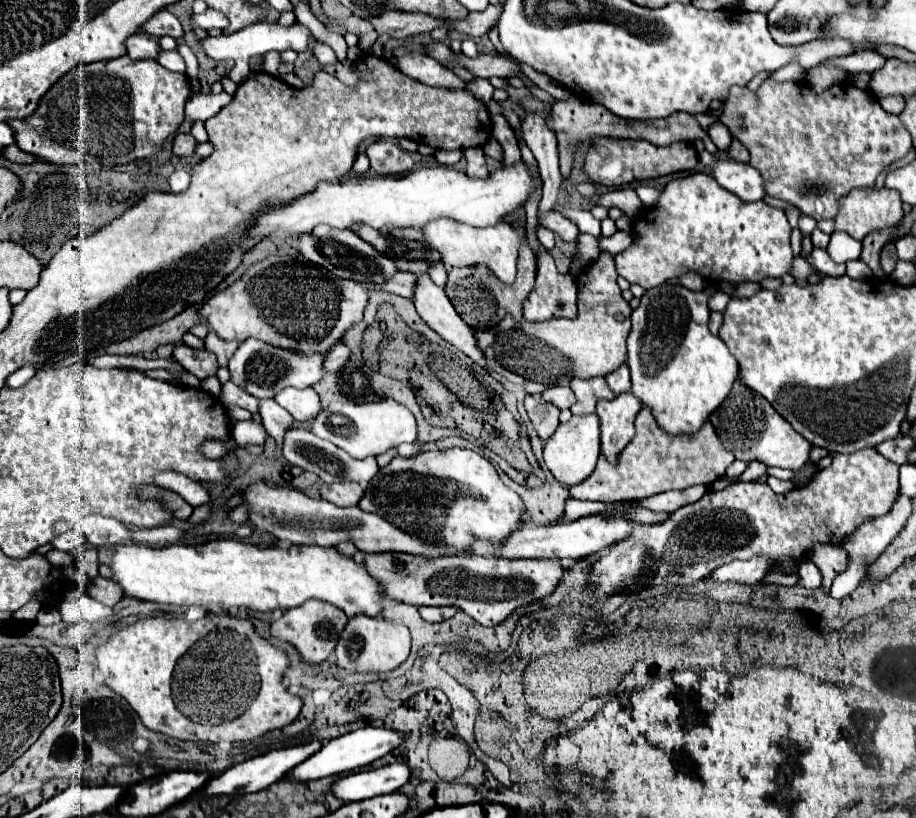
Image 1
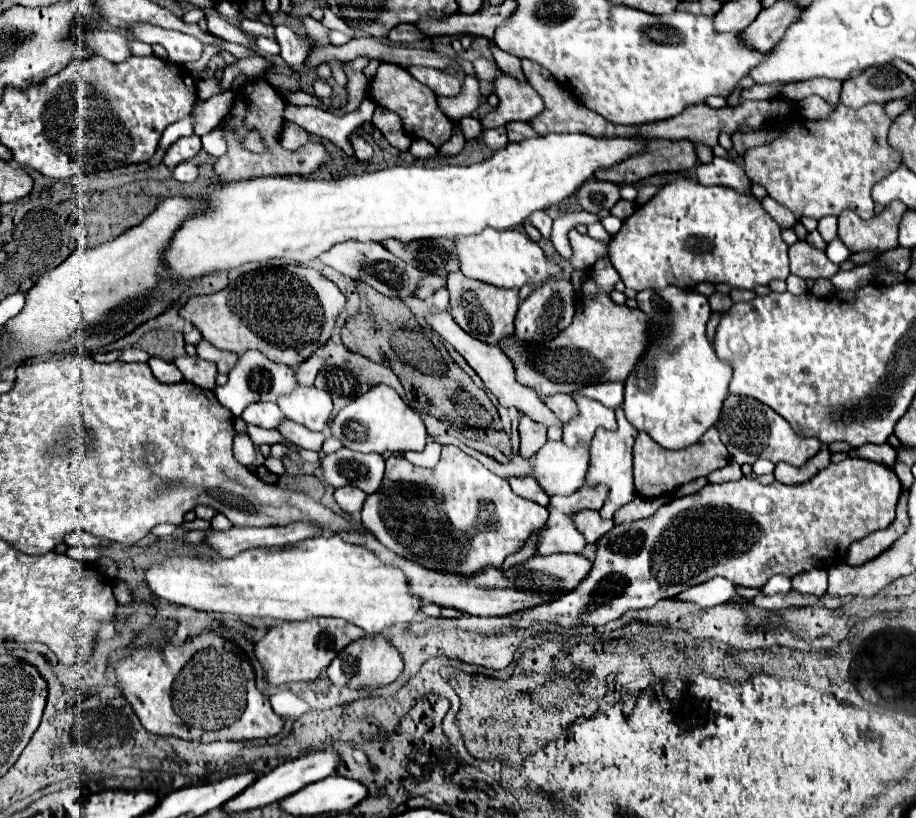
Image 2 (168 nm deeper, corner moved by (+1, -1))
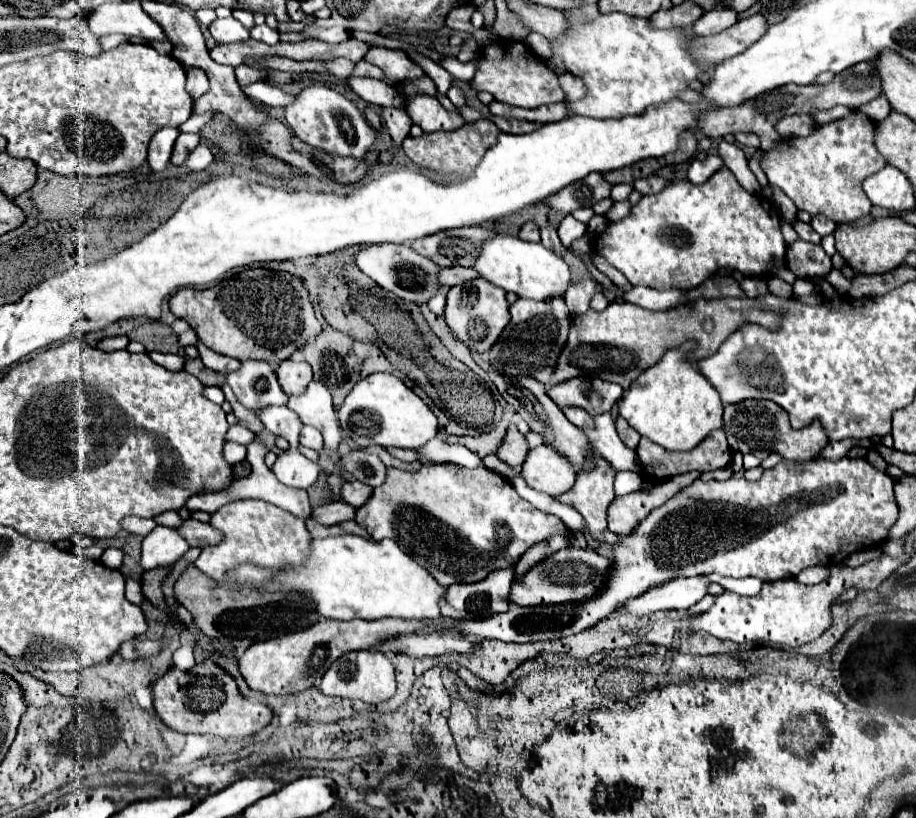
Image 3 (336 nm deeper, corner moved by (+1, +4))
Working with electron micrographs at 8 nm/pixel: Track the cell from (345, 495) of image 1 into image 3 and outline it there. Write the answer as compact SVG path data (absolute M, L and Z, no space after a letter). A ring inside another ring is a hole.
M345 481L341 487L341 499L353 507L361 507L371 497L373 487L361 483L361 481Z

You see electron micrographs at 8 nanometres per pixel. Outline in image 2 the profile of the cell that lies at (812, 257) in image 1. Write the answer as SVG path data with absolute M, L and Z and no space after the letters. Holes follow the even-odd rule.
M795 242L789 248L789 258L791 258L791 274L817 280L817 278L831 278L839 266L833 264L823 250L813 248L807 242Z

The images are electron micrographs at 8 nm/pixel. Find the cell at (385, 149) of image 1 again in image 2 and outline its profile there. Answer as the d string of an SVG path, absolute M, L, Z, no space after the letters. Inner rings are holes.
M353 138L351 144L353 144L353 150L355 150L355 158L357 158L357 160L369 162L369 160L373 158L373 148L369 146L367 140L363 140L363 138Z

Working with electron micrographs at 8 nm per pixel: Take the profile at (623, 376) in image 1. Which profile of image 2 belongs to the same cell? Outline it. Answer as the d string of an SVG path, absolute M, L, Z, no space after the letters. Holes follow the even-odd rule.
M603 382L585 386L579 390L583 396L589 396L593 400L599 400L607 408L617 408L623 404L623 384L621 382Z

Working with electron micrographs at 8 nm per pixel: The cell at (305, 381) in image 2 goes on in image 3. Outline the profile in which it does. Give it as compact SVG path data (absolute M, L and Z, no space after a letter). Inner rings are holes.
M285 359L281 365L277 365L275 375L277 375L277 381L279 381L281 389L289 397L291 395L301 395L305 391L305 387L311 383L311 367L305 361L293 363L293 361Z

